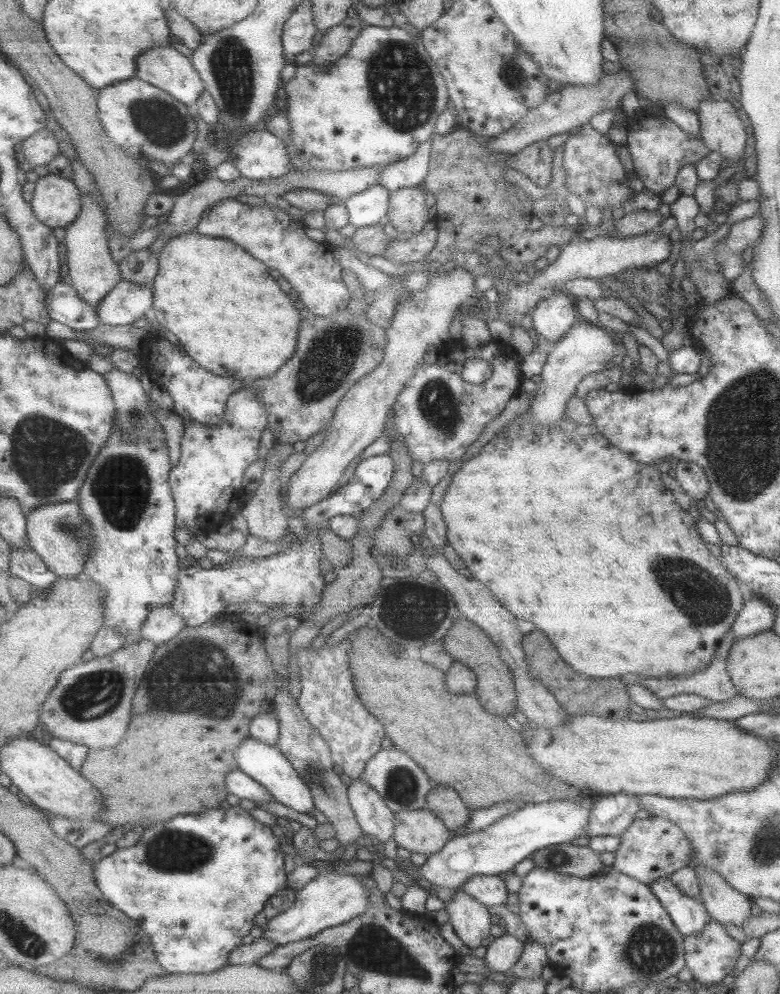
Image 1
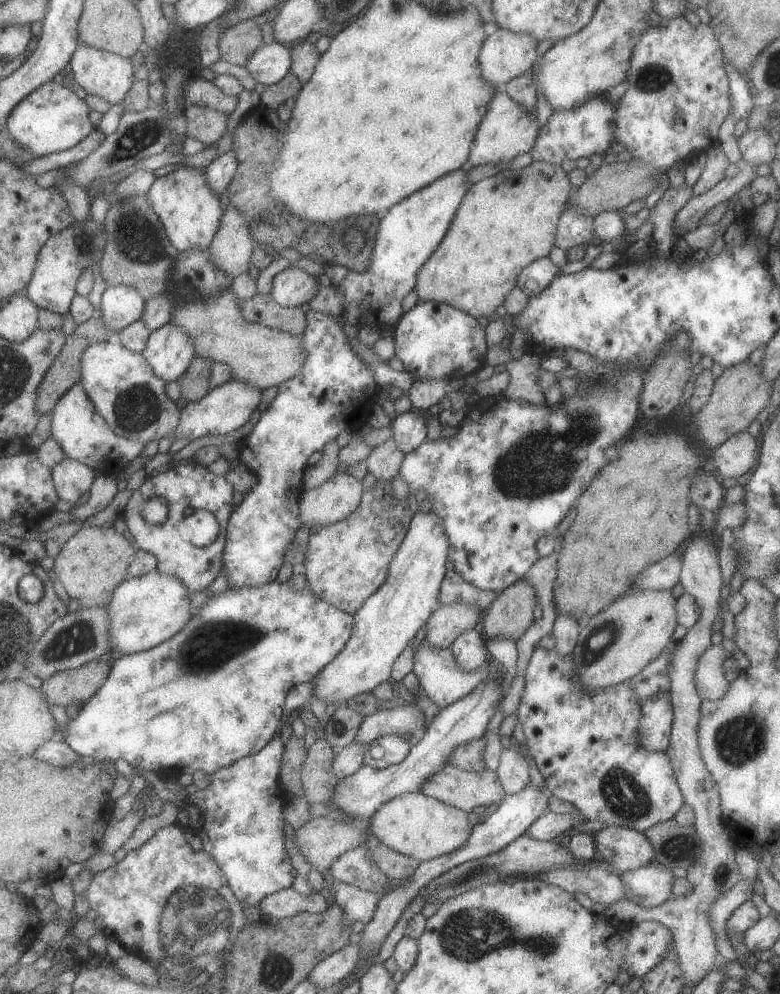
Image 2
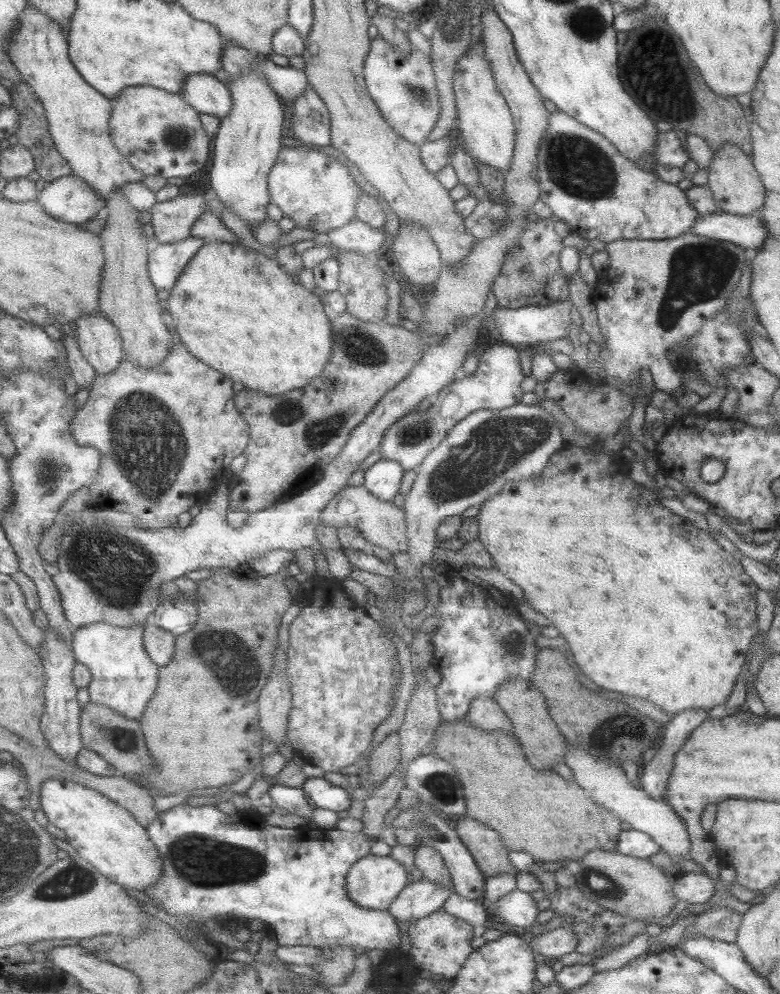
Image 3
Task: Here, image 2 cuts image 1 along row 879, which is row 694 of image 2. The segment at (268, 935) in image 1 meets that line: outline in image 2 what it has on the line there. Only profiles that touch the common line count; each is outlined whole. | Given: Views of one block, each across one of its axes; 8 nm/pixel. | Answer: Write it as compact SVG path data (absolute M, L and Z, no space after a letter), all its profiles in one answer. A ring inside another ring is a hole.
M432 509L426 513L418 510L414 514L400 553L391 562L390 577L377 593L367 599L366 604L355 615L354 633L351 640L346 644L342 653L314 679L312 696L317 696L319 700L325 700L332 705L347 704L360 694L371 693L382 682L391 680L393 664L405 652L411 640L419 634L419 630L428 624L428 620L434 613L433 606L439 603L439 592L441 592L443 580L448 572L445 564L451 558L450 548L450 538L443 528L443 520L439 518L439 514L435 514Z

